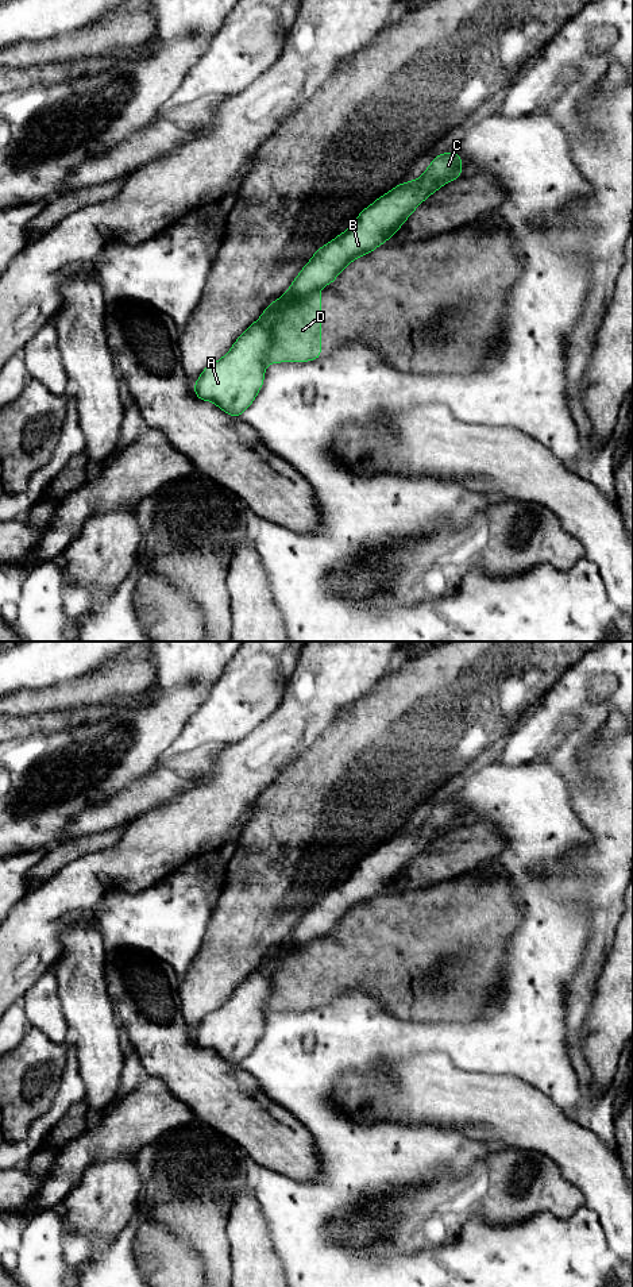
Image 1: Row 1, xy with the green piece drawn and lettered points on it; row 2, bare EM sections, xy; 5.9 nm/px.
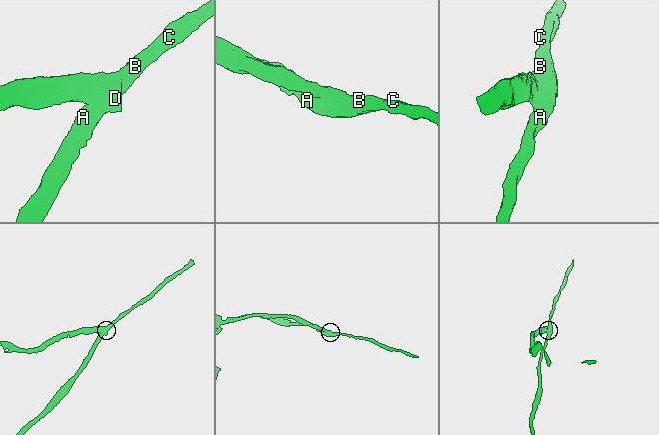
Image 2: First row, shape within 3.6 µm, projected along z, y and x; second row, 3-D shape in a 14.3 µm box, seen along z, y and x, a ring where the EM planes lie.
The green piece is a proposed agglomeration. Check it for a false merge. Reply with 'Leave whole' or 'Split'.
Split

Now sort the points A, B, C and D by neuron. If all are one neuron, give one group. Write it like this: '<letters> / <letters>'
A B C / D

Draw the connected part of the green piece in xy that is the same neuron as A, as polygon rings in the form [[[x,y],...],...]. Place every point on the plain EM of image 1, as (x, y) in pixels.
[[[456,799],[437,802],[420,826],[398,832],[364,856],[347,879],[314,899],[289,939],[266,955],[231,998],[202,1018],[193,1034],[196,1045],[239,1066],[262,1037],[271,976],[279,957],[332,932],[347,913],[389,889],[428,844],[462,825],[462,817]]]

